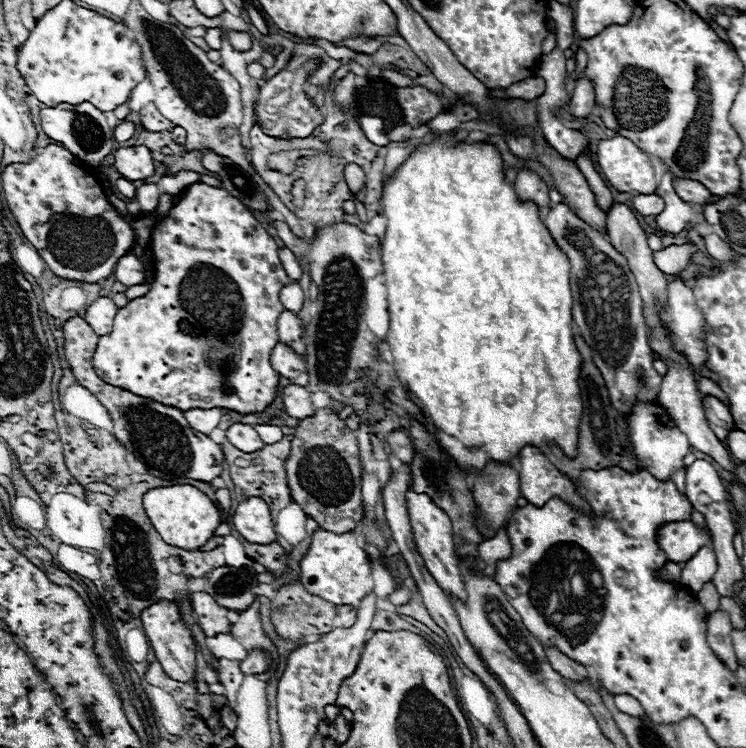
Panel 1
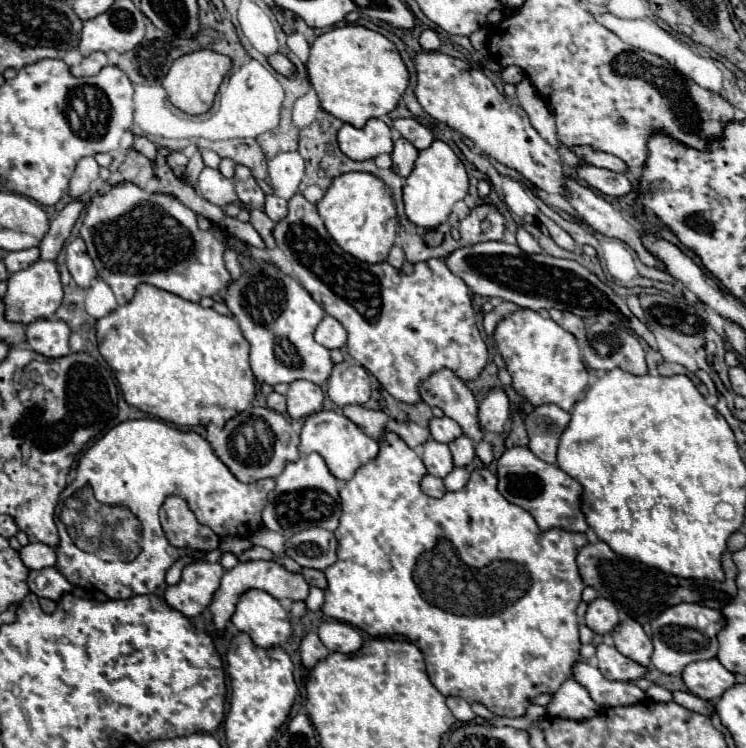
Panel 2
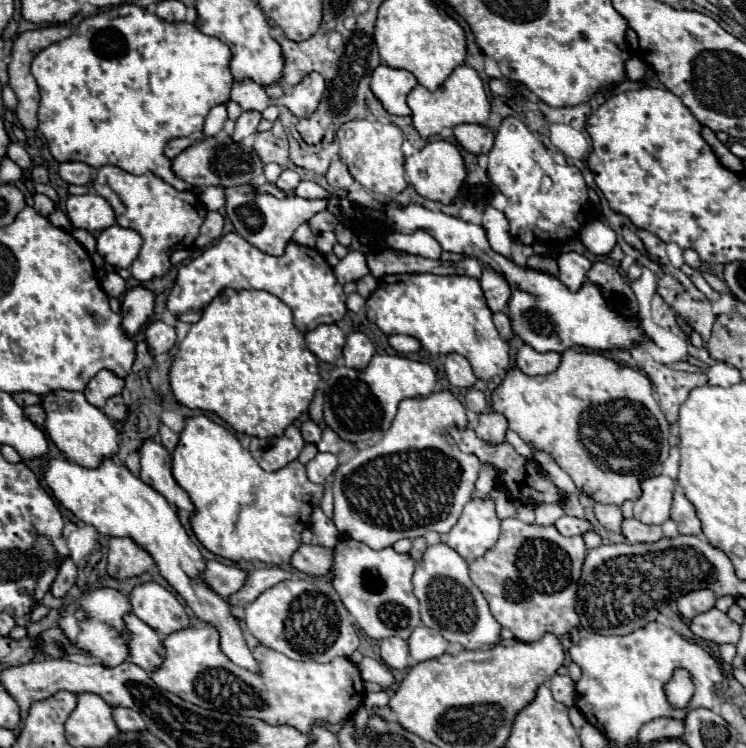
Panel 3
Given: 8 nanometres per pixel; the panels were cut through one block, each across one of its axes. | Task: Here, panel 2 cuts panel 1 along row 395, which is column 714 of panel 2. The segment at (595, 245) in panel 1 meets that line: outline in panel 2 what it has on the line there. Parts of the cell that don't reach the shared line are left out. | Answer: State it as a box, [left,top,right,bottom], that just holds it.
[652,604,726,674]

